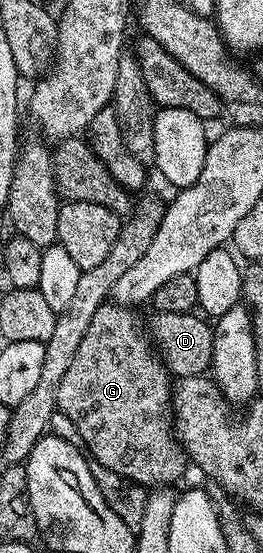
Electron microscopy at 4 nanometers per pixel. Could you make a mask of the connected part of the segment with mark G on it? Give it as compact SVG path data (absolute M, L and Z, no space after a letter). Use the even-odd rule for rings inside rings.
M107 301L103 305L99 305L99 309L95 309L95 317L91 317L91 325L87 325L87 333L83 333L83 341L79 341L79 349L75 349L75 357L71 357L71 365L67 365L67 371L63 373L63 377L57 386L56 410L63 412L67 417L71 417L75 429L79 429L81 443L84 450L91 456L92 462L103 465L123 481L129 482L130 479L131 482L138 483L141 487L157 487L160 483L175 482L184 473L185 467L190 466L190 461L175 430L175 420L173 418L174 380L171 378L169 368L165 366L165 361L161 358L158 348L151 338L150 328L148 331L145 328L144 321L133 311L136 310L132 306L116 301Z

